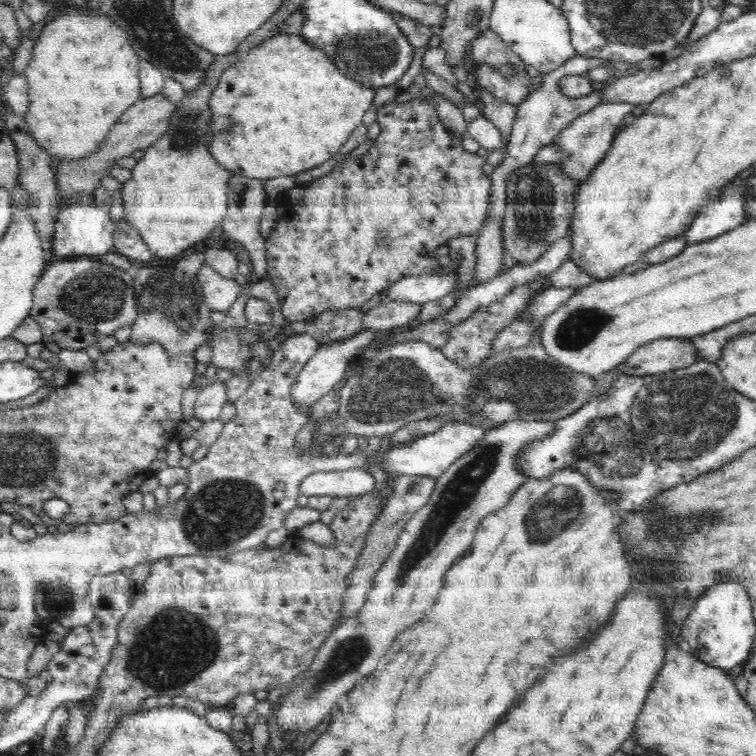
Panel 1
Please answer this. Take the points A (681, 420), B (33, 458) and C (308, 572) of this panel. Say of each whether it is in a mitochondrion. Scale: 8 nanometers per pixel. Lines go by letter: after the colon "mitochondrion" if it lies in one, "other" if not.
A: mitochondrion
B: mitochondrion
C: other

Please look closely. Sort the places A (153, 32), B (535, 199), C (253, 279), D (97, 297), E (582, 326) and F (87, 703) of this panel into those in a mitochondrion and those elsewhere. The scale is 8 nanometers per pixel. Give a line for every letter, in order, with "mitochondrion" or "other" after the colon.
A: mitochondrion
B: mitochondrion
C: other
D: mitochondrion
E: mitochondrion
F: other

